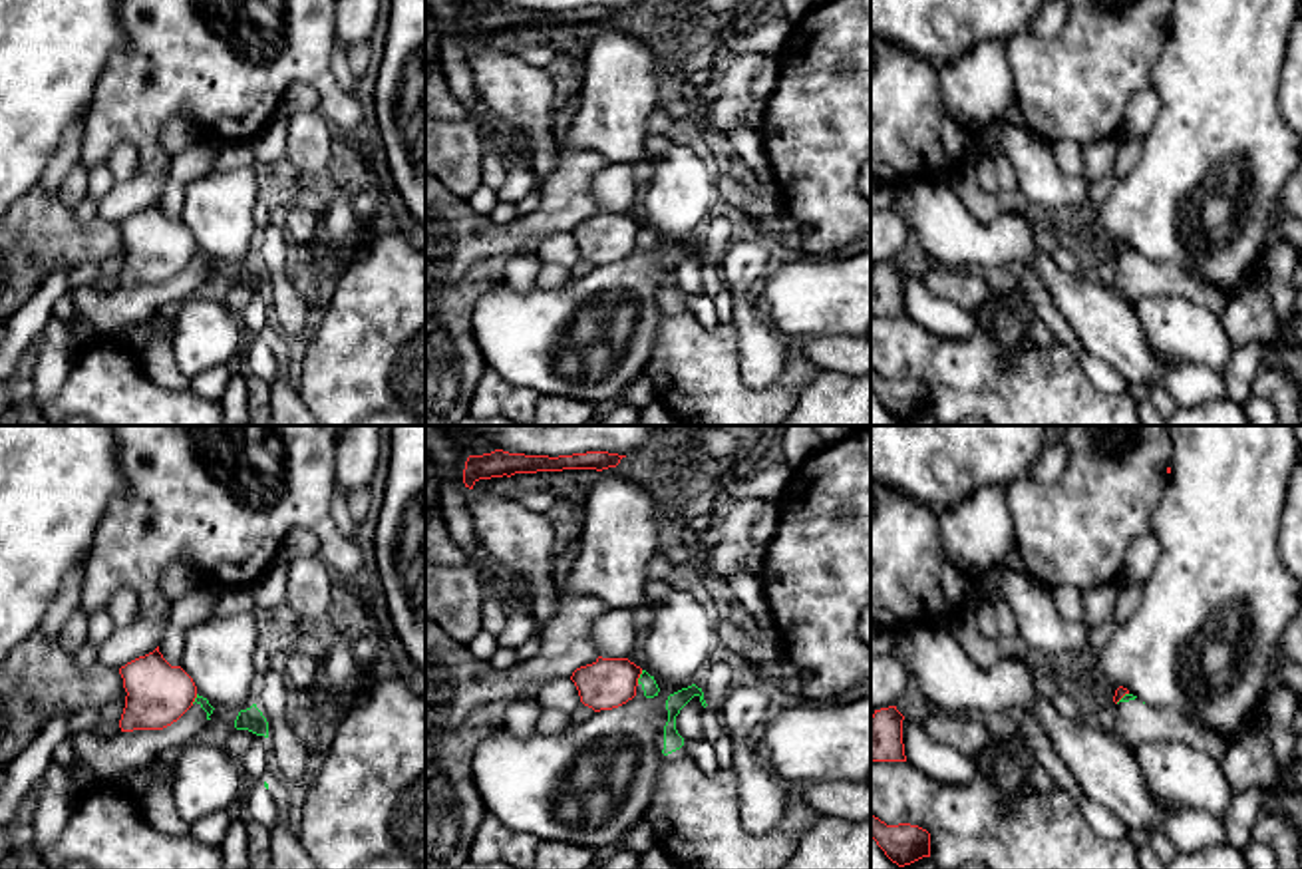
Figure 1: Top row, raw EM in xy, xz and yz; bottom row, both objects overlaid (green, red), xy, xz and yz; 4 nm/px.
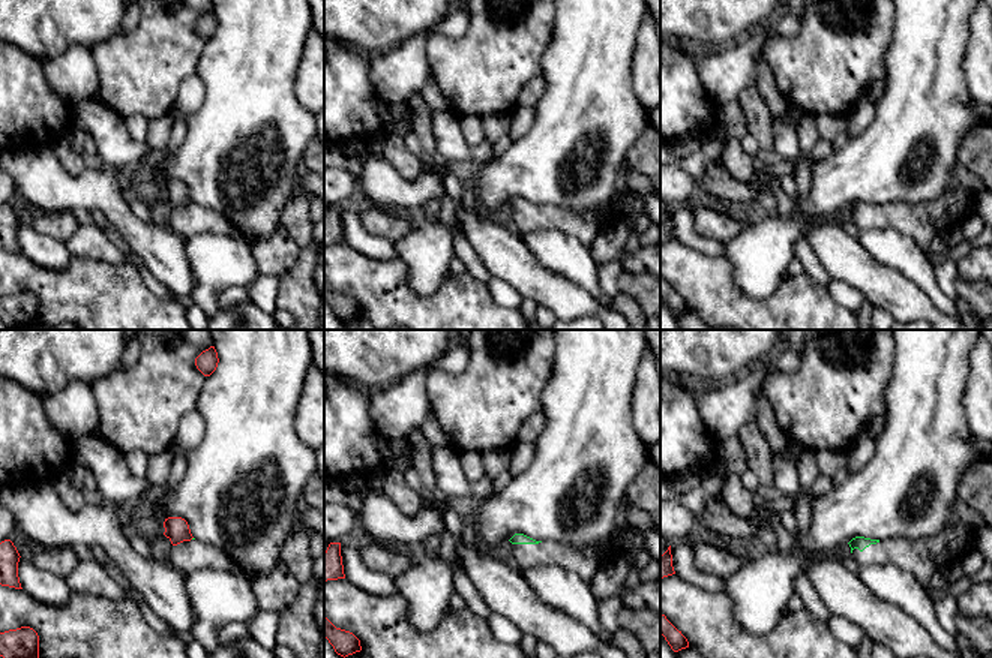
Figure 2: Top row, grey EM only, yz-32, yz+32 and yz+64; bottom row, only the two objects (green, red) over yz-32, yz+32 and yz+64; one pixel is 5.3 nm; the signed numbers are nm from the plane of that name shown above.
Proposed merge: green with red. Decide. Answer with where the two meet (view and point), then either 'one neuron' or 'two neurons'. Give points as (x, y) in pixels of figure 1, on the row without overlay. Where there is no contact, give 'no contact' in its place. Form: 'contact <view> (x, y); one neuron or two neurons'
contact xz (641, 231); two neurons

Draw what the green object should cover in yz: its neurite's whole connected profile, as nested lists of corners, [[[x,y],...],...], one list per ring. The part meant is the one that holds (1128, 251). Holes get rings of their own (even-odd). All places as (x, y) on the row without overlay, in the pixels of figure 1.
[[[1125,249],[1119,255],[1113,288],[1117,288],[1131,304],[1137,304],[1147,296],[1175,294],[1197,304],[1207,304],[1219,316],[1228,304],[1228,296],[1222,288],[1207,284],[1185,266],[1143,259],[1133,249]]]

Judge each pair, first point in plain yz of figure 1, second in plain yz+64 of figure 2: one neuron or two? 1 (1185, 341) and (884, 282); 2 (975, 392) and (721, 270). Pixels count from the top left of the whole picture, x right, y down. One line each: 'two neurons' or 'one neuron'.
1: two neurons
2: one neuron

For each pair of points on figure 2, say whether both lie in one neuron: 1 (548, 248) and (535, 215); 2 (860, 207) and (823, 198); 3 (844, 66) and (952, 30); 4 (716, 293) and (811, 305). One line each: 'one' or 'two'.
1: two
2: two
3: two
4: one

